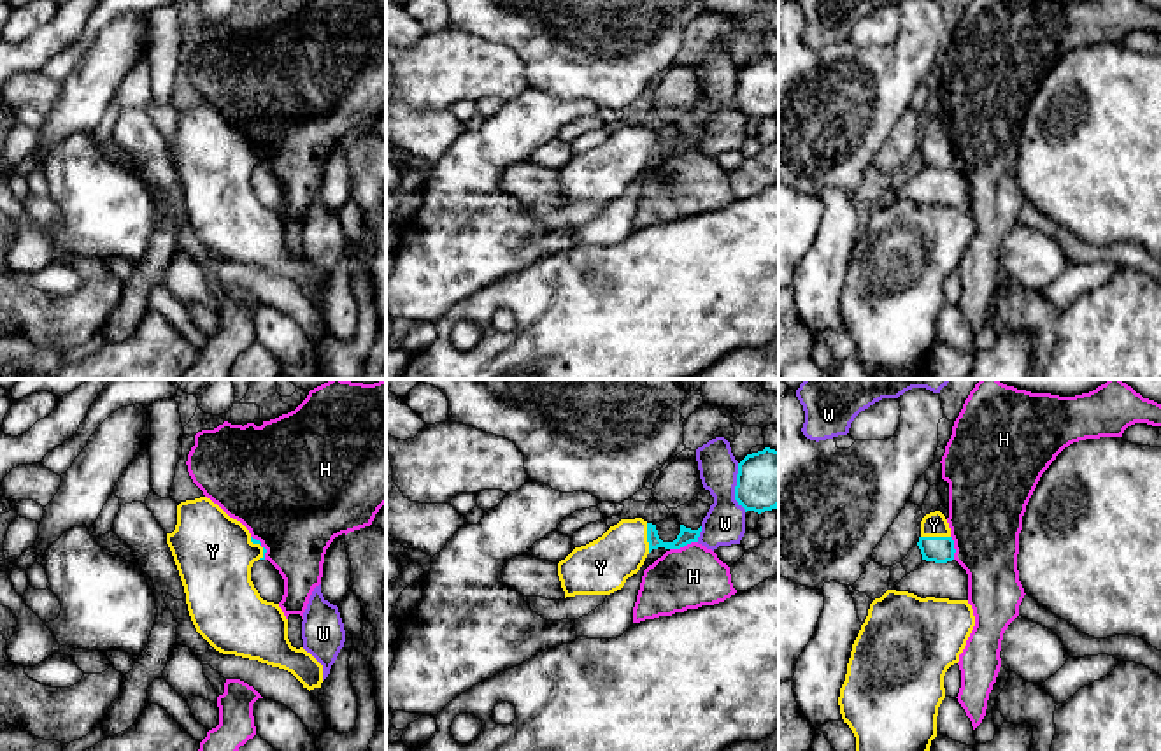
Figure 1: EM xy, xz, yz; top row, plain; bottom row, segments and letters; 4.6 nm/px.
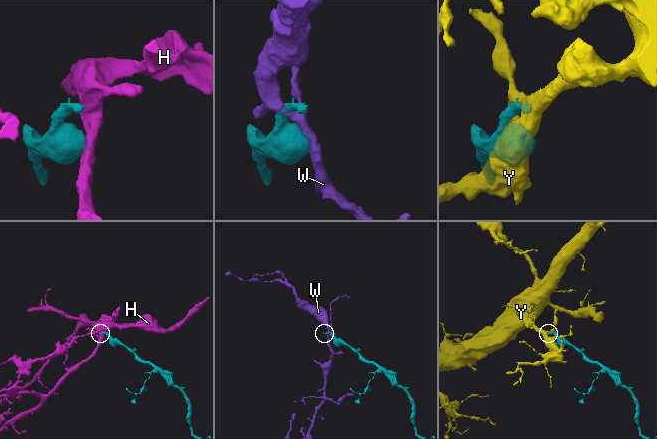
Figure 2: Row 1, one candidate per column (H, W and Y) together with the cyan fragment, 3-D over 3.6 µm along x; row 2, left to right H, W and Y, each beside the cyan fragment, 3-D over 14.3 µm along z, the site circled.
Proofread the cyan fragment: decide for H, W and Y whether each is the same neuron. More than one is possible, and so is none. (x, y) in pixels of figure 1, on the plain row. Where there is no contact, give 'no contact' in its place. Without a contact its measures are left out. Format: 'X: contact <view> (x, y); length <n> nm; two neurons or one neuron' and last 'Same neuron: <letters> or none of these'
H: contact xz (683, 153); length 130 nm; two neurons
W: contact xz (735, 95); length 220 nm; two neurons
Y: contact xz (648, 144); length 140 nm; one neuron
Same neuron: Y

